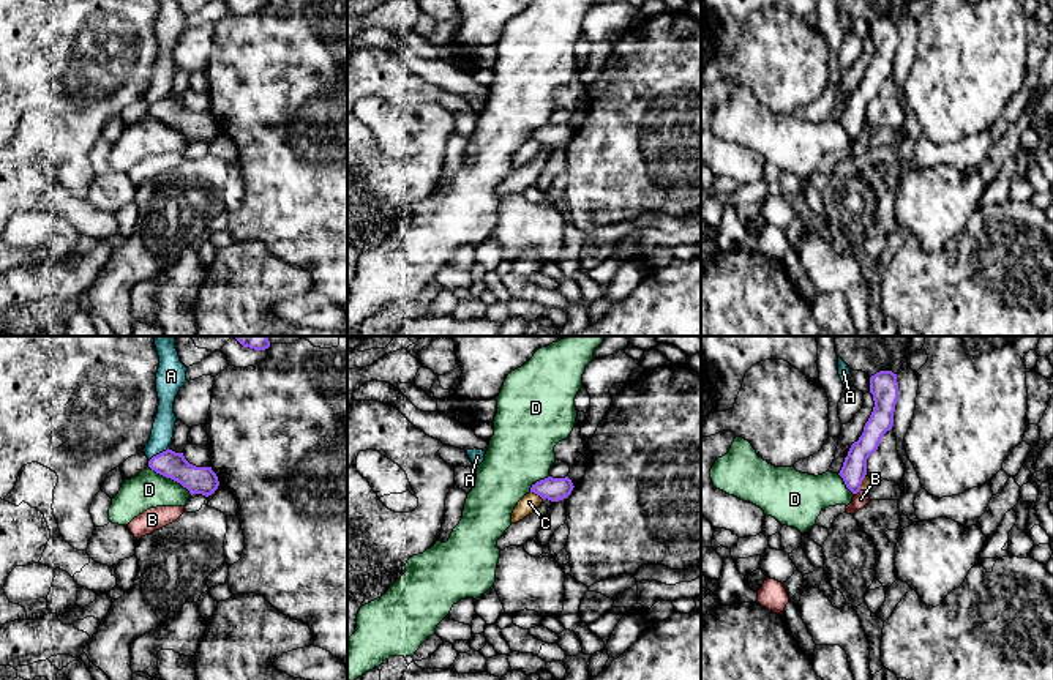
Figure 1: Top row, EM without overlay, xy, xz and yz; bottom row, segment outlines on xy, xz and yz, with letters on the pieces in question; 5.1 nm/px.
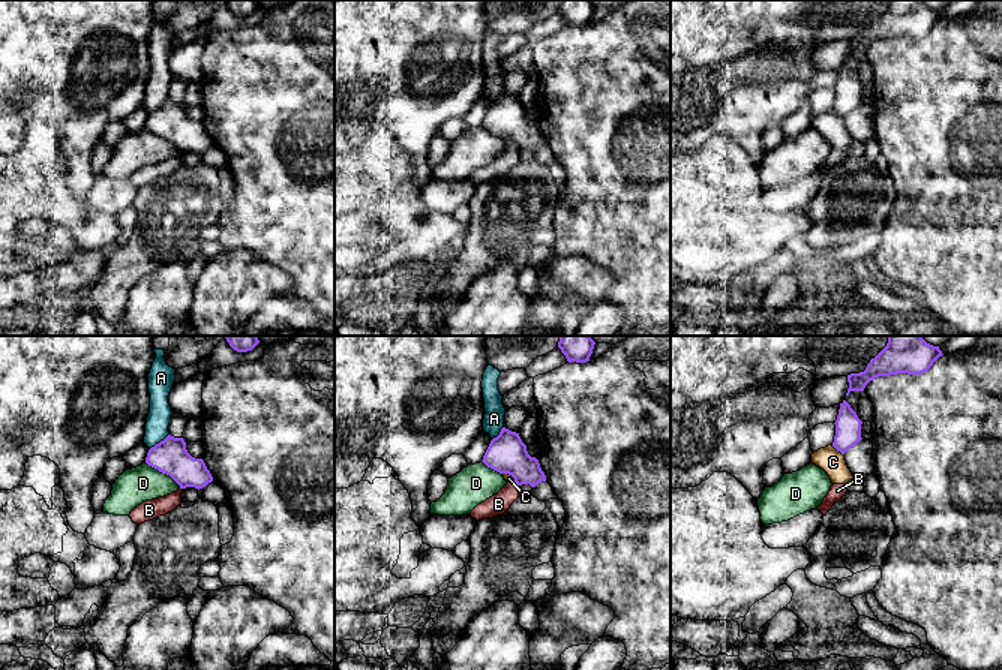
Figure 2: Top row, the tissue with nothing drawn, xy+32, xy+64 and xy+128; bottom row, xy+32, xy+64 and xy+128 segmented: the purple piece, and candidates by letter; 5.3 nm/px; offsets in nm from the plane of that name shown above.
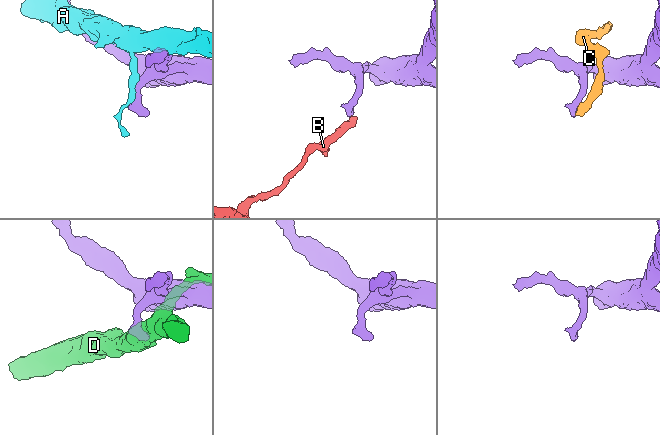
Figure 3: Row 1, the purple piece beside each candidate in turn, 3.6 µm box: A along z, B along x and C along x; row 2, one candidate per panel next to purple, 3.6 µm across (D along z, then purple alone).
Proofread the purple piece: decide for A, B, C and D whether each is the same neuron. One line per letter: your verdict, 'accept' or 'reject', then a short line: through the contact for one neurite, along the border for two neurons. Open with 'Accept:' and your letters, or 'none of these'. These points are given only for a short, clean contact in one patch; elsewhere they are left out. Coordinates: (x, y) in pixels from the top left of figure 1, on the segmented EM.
Accept: none of these
A: reject
B: reject; line yz (859, 489), (854, 494)
C: reject; line yz (865, 474), (859, 489)
D: reject; line xy (149, 466), (179, 481), (191, 494)

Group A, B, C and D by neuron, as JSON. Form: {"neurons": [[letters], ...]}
{"neurons": [["A"], ["B", "C"], ["D"]]}

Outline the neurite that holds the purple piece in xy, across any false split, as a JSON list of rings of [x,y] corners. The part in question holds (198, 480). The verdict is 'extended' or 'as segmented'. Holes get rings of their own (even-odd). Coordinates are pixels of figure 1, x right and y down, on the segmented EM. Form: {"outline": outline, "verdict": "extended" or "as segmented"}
{"outline": [[[166,450],[148,461],[148,467],[156,473],[180,483],[189,494],[212,495],[218,486],[218,476],[212,467],[196,467],[189,464],[183,453]]], "verdict": "as segmented"}

